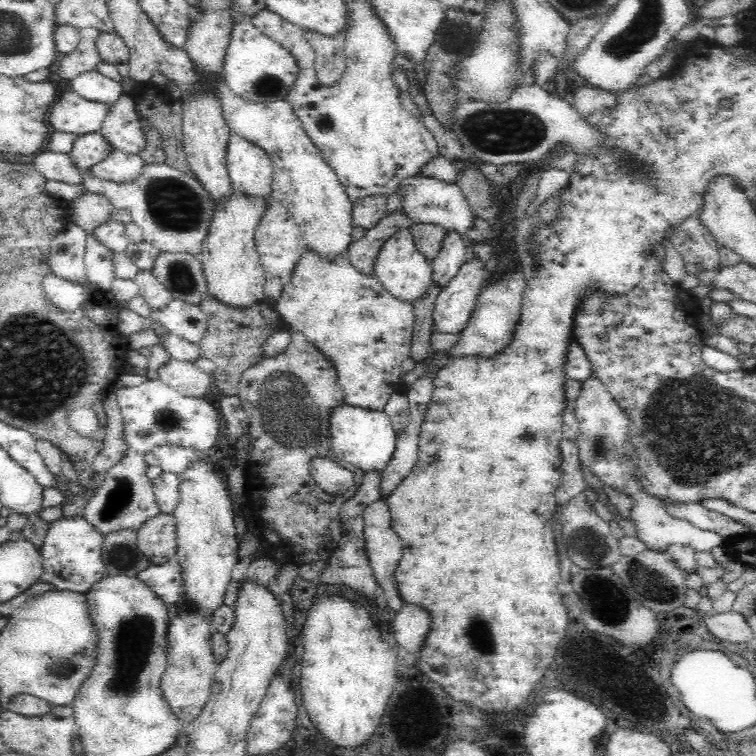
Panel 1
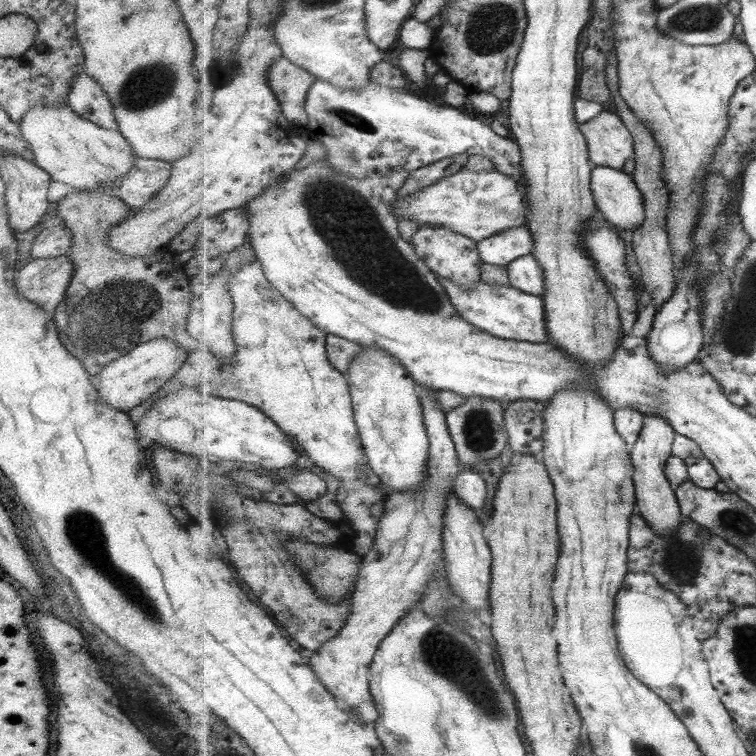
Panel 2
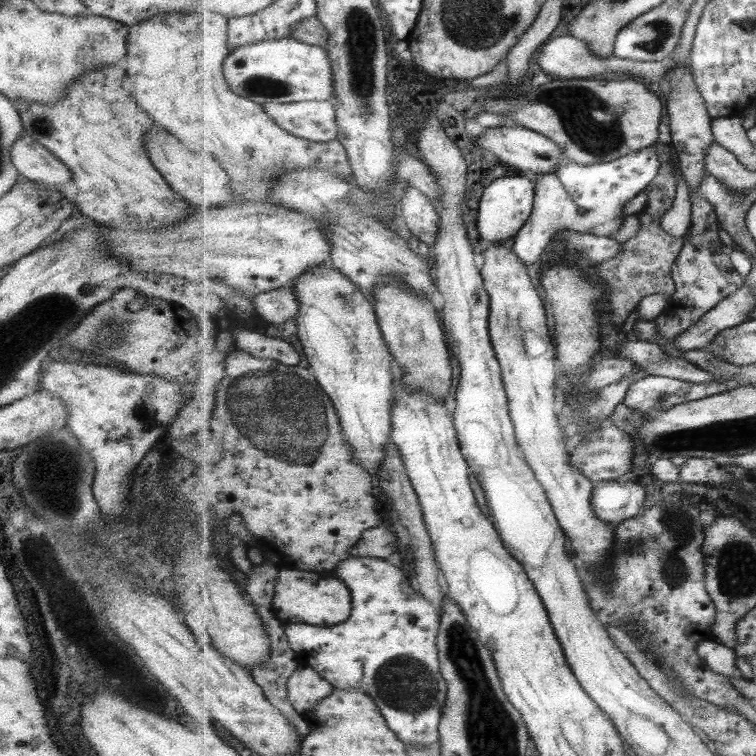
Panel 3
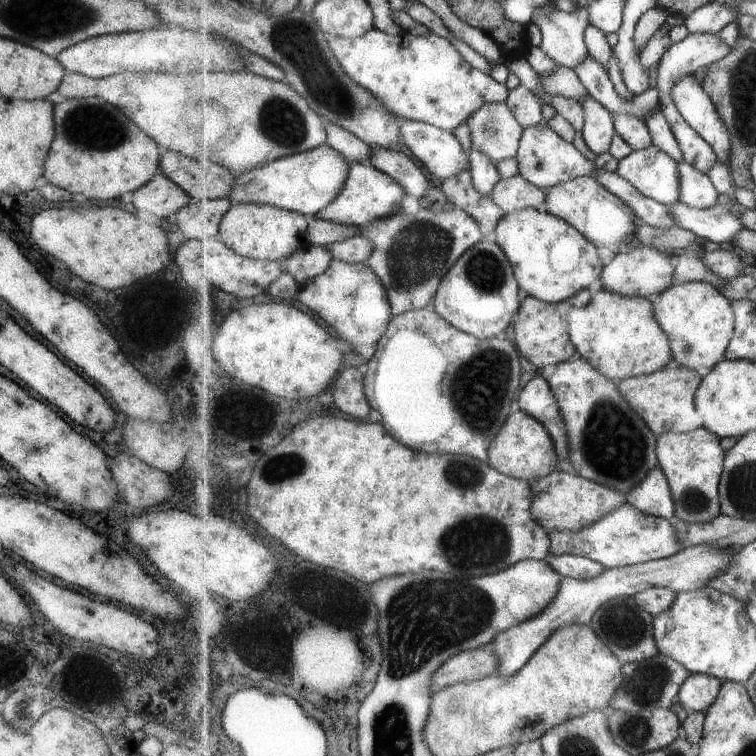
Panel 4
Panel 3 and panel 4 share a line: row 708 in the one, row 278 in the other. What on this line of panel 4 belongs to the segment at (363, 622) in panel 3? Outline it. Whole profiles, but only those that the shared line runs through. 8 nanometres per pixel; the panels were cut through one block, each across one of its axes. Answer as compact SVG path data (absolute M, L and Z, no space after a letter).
M456 206L453 210L439 212L420 209L414 215L405 214L400 210L385 219L378 219L368 232L359 235L369 237L369 240L374 244L374 249L365 264L374 268L386 286L392 312L396 317L407 311L433 306L433 300L438 294L443 277L454 267L454 264L465 254L465 251L469 251L474 244L483 240L484 232L474 216L471 216L464 208Z

